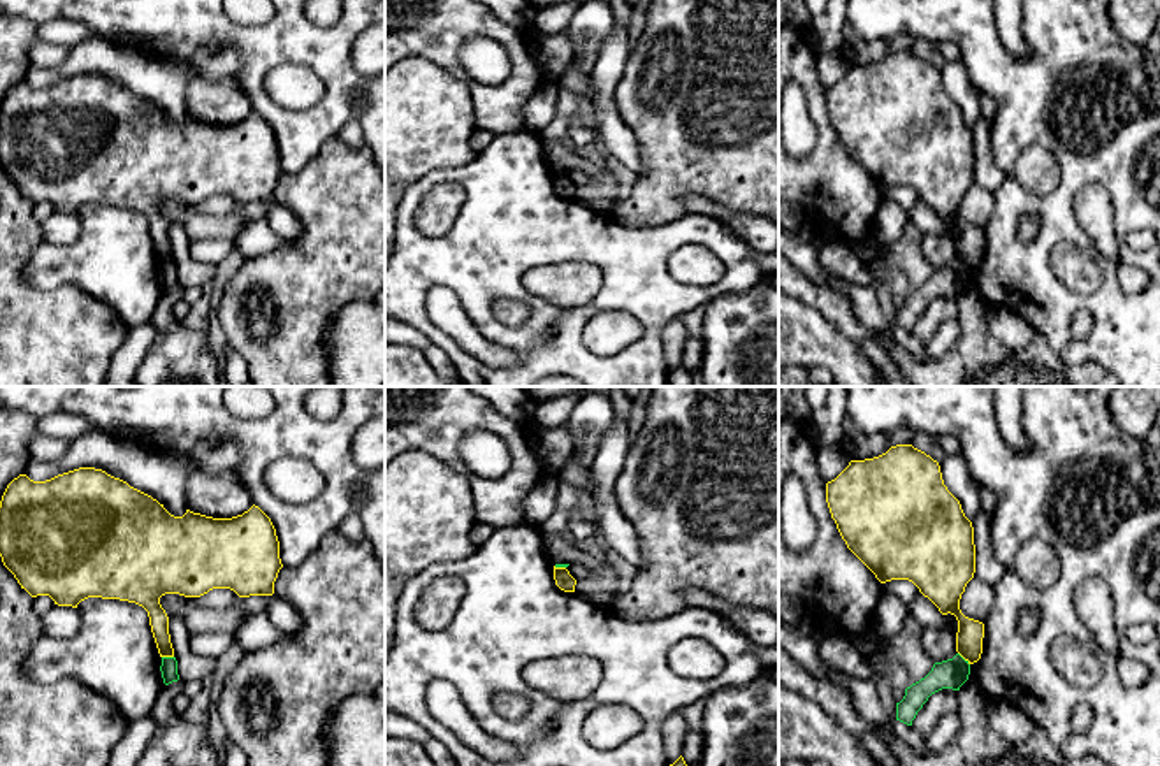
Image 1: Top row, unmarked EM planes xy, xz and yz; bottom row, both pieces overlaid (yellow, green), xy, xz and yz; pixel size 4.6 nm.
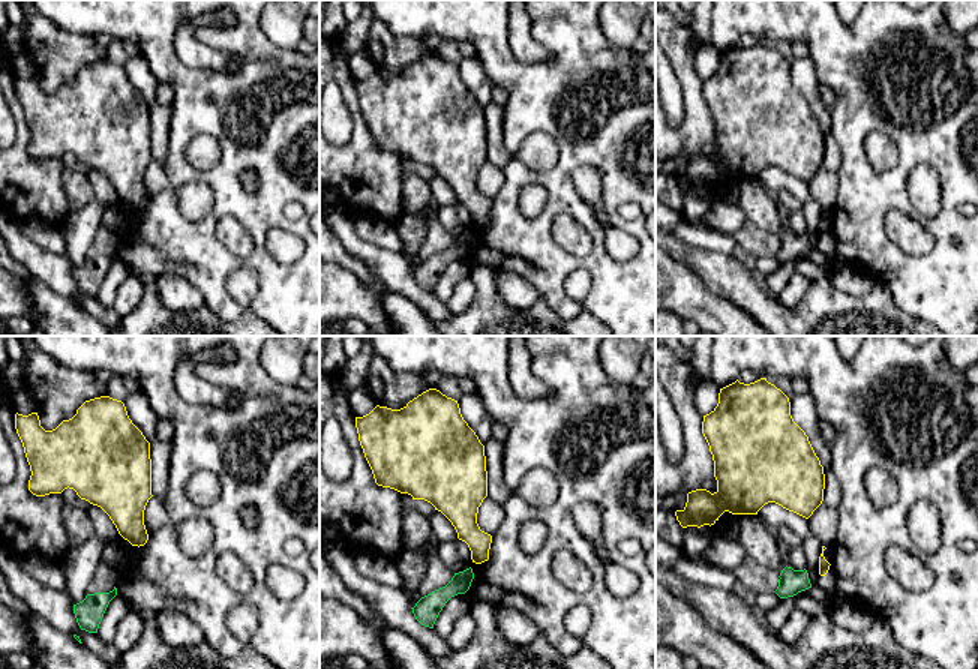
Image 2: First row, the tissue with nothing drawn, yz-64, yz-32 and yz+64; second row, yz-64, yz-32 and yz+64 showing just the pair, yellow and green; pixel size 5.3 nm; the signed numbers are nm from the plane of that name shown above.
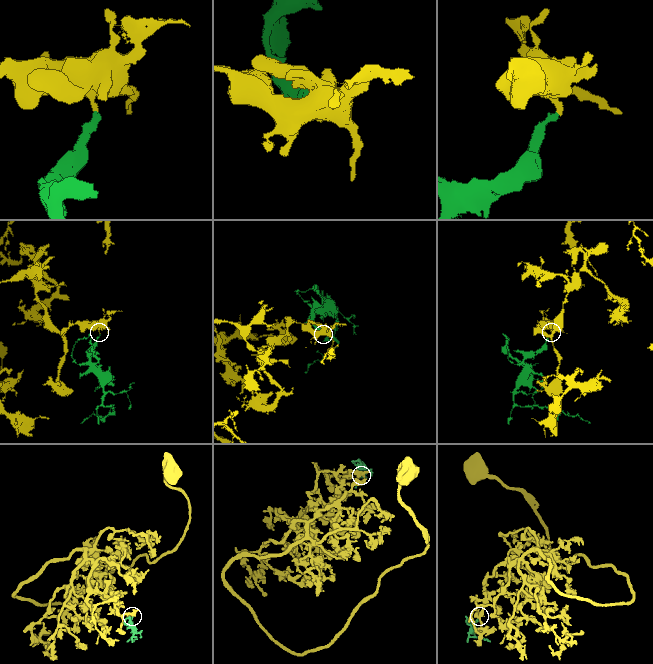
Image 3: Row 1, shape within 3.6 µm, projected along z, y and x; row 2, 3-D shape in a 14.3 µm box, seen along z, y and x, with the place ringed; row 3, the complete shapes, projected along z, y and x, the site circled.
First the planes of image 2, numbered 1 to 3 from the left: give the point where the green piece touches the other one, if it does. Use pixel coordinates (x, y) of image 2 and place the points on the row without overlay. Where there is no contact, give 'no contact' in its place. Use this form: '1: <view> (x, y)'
1: no contact
2: no contact
3: no contact

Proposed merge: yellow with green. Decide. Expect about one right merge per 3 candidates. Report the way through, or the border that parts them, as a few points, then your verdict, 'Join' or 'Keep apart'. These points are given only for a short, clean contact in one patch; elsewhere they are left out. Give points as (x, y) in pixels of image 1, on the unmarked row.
Boundary: yz (958, 259), (969, 271). Keep apart

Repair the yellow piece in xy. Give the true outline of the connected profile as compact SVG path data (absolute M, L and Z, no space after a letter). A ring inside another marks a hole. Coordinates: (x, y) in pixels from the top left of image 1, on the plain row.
M95 74L46 88L14 84L0 107L0 163L32 204L49 202L72 214L88 204L142 213L160 264L174 264L162 202L200 204L213 195L230 195L239 204L272 202L283 174L276 135L258 112L232 125L190 116L174 123L151 102Z

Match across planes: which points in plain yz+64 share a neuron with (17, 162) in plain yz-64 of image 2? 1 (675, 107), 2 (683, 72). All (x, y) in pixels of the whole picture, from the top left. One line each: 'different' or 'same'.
1: different
2: same

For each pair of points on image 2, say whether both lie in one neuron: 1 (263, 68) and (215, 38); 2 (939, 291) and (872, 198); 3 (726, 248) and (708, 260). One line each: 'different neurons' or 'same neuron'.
1: same neuron
2: same neuron
3: different neurons

